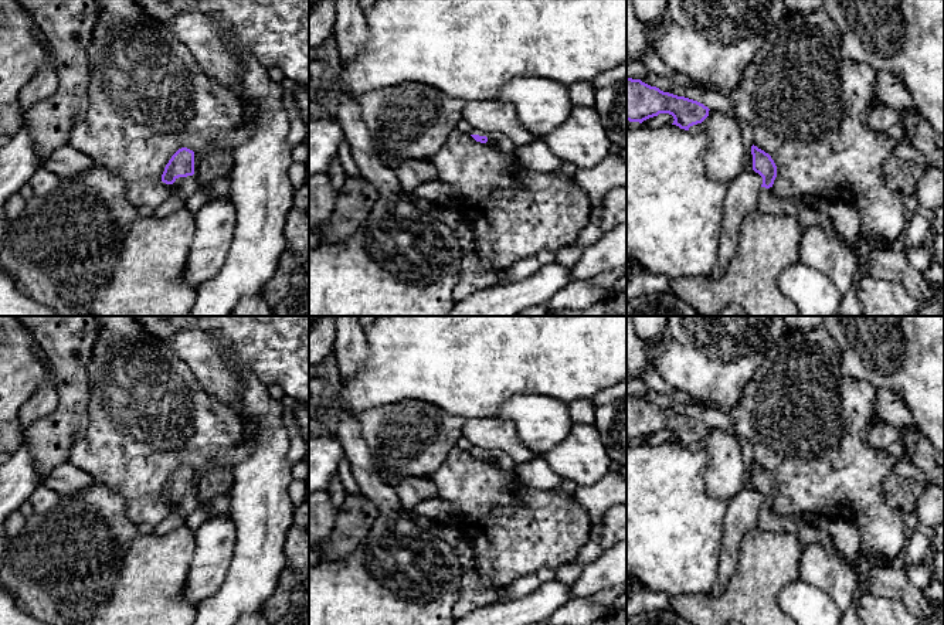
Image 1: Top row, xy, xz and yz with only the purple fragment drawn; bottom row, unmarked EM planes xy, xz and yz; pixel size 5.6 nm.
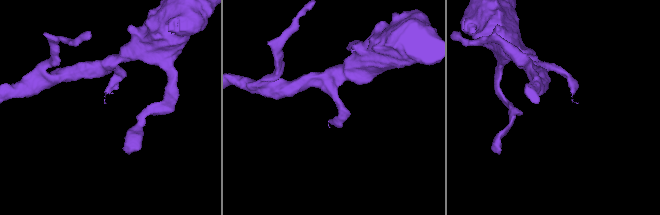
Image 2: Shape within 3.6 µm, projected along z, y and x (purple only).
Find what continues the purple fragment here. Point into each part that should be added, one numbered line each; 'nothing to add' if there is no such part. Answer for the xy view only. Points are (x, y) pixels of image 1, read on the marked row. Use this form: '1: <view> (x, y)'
1: xy (183, 187)

